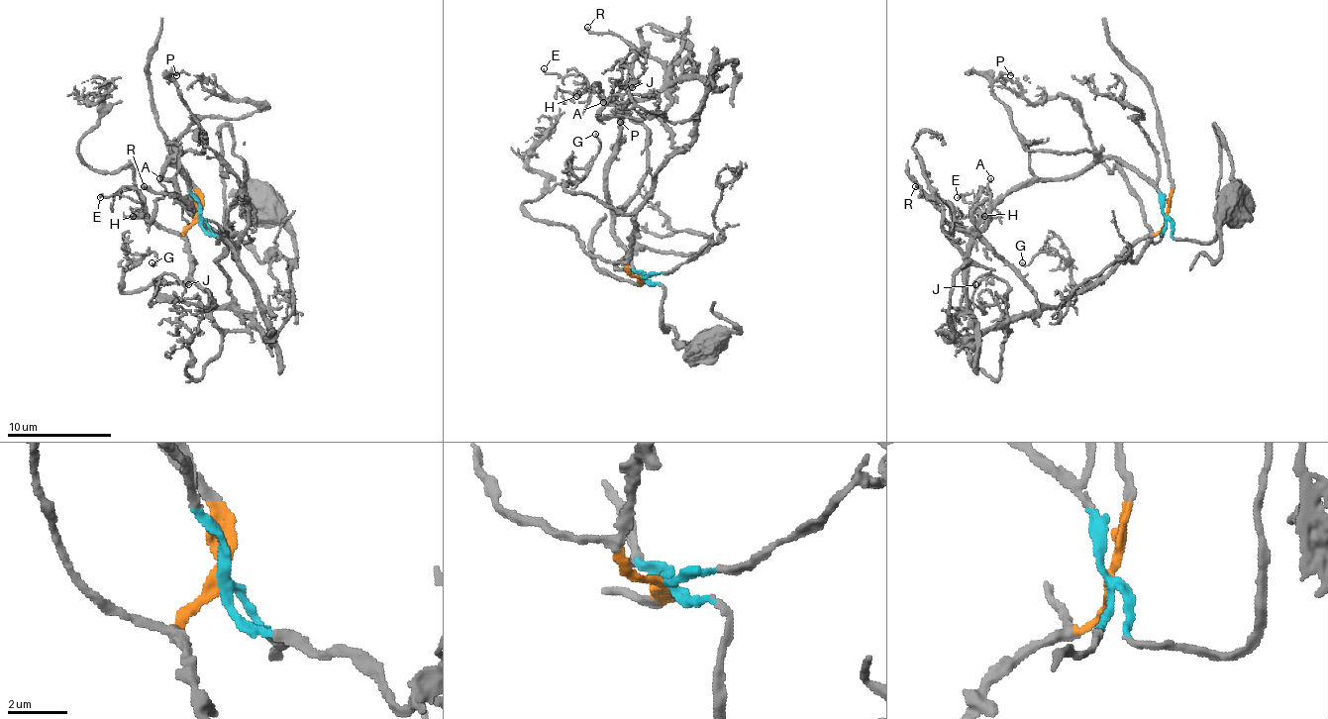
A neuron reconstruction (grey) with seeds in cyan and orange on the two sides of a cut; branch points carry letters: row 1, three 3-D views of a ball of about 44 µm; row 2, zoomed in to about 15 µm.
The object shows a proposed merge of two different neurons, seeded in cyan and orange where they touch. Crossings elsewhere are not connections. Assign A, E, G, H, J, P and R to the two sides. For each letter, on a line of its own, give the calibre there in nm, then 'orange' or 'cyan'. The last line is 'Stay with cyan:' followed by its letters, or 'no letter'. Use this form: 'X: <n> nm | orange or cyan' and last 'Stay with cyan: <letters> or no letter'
A: 140 nm | cyan
E: 140 nm | cyan
G: 140 nm | orange
H: 200 nm | cyan
J: 150 nm | orange
P: 140 nm | cyan
R: 240 nm | cyan
Stay with cyan: A, E, H, P, R

